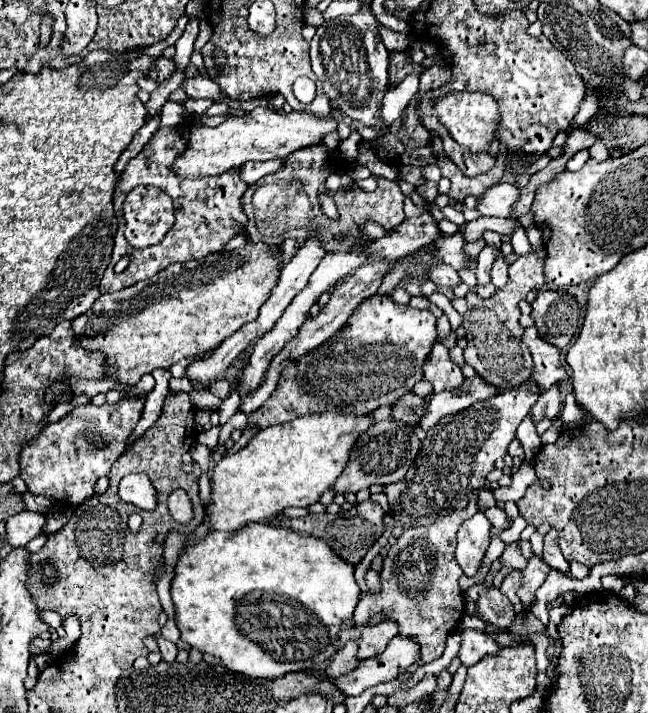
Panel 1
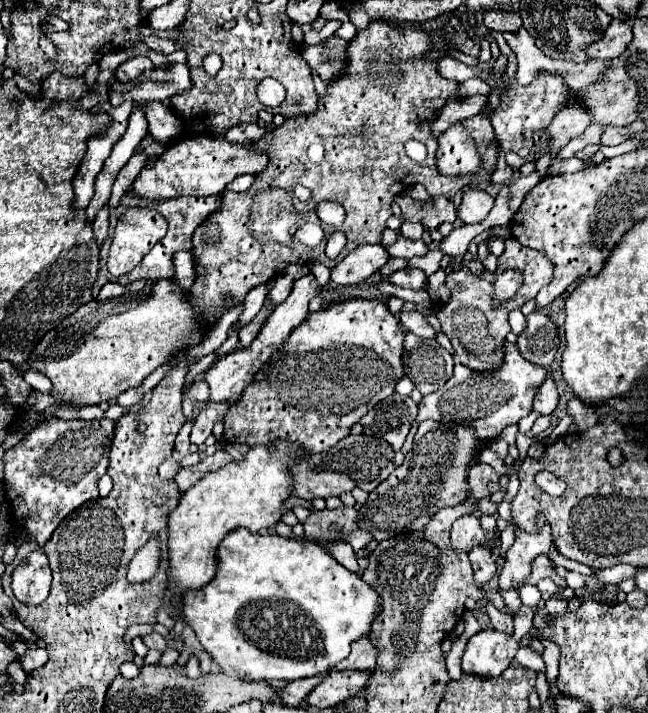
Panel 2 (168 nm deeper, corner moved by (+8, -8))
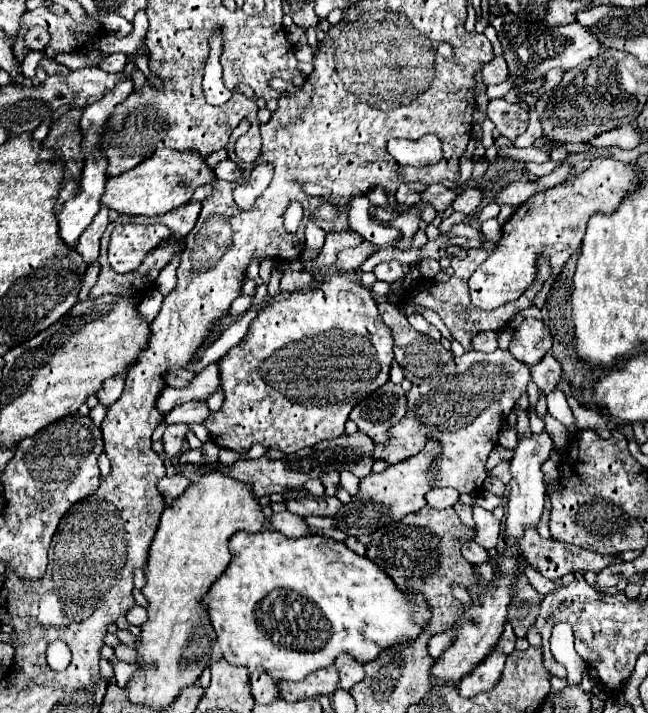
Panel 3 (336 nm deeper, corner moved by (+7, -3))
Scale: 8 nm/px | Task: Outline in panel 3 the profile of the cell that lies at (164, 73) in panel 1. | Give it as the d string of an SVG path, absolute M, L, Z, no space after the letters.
M110 54L102 58L98 66L100 70L108 70L108 72L122 72L126 66L126 54Z

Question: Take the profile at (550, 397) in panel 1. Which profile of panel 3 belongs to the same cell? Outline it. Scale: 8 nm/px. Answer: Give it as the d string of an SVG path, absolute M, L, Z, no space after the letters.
M550 352L536 366L532 366L532 382L544 394L550 394L556 388L556 384L560 382L560 376L562 376L560 362Z

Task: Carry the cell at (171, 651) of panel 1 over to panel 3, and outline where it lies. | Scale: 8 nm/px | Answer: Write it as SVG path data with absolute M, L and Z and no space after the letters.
M136 604L132 610L128 610L126 620L128 620L130 624L134 624L134 626L142 626L142 622L146 620L146 610L144 610L142 606L138 606L138 604Z

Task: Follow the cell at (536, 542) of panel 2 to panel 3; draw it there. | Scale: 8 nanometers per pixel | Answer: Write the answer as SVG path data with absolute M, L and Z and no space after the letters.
M546 430L540 434L530 434L530 436L518 436L518 446L514 450L514 458L510 462L510 496L506 504L506 536L512 540L518 540L520 534L524 534L524 524L538 524L542 508L544 508L544 474L542 474L542 464L550 458L550 452L554 448L552 438L548 436Z

